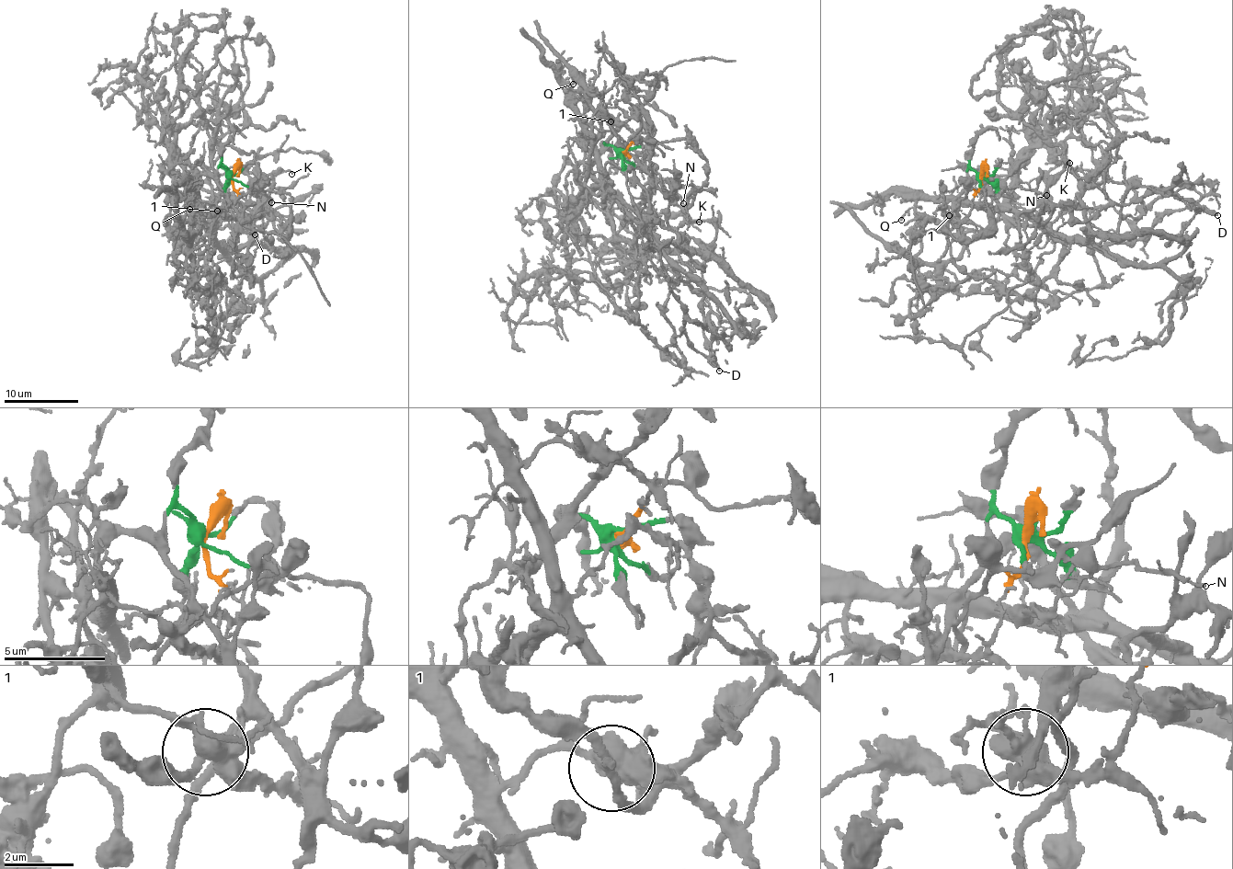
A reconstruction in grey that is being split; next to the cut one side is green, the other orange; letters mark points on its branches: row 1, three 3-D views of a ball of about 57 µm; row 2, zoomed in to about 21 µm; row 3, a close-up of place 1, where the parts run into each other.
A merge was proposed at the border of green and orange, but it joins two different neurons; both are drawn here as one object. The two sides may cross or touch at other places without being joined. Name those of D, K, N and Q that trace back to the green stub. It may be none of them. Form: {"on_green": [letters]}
{"on_green": ["D", "K", "N"]}

